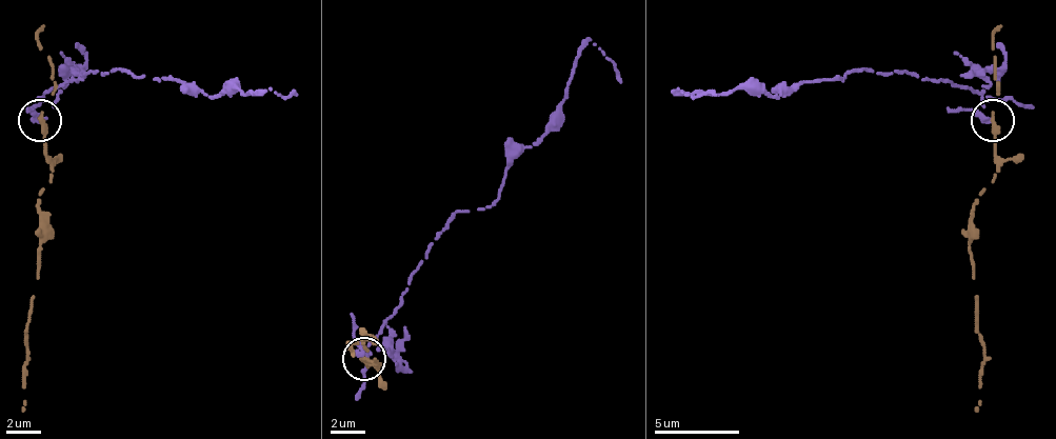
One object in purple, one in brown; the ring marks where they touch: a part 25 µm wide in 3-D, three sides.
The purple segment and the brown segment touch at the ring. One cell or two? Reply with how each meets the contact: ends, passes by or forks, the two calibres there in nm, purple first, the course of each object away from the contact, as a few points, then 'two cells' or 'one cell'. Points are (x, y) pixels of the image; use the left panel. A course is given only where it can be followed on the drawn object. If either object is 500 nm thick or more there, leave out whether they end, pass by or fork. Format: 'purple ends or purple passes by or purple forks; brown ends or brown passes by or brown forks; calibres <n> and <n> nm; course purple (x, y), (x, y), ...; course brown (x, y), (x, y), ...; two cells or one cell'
purple ends; brown ends; calibres 380 and 340 nm; course purple (39, 119), (64, 80), (120, 67), (218, 98), (227, 90), (296, 94); course brown (39, 119), (52, 179), (43, 187), (39, 213), (39, 264), (25, 345), (21, 410); two cells

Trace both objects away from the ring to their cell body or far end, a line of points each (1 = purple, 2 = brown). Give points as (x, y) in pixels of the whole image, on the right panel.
1: (992, 119), (983, 115), (983, 94), (863, 67), (803, 80), (769, 98), (748, 90), (675, 94), (717, 94)
2: (992, 119), (996, 179), (983, 187), (970, 213), (970, 264), (983, 345), (974, 410)

